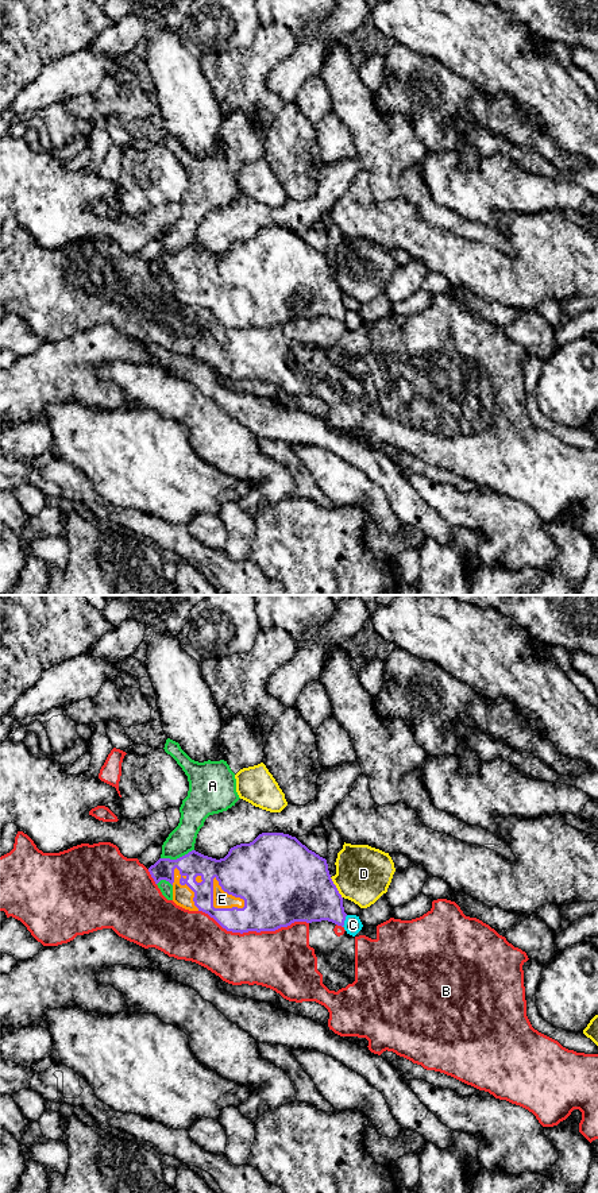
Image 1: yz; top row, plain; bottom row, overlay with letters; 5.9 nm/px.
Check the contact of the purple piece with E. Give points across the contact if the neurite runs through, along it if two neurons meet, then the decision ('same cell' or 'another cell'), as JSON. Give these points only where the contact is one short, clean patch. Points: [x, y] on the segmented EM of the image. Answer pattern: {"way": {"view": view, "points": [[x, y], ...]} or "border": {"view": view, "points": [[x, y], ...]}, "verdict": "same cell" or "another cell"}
{"verdict": "same cell"}

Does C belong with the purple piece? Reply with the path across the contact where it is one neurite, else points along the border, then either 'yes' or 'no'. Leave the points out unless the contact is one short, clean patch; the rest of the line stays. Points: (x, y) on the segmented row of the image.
along yz (347, 915), (342, 926) | no

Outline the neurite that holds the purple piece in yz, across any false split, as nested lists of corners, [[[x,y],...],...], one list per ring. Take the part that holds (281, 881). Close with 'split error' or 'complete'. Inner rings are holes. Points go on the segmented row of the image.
[[[262,833],[250,843],[231,848],[220,860],[196,850],[177,860],[159,858],[148,872],[155,884],[166,880],[173,885],[177,906],[202,911],[232,933],[275,931],[294,922],[321,920],[343,927],[347,916],[327,860],[283,833]]]; split error

